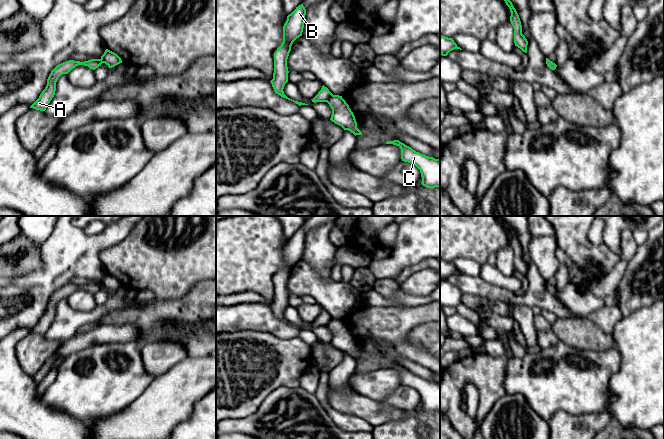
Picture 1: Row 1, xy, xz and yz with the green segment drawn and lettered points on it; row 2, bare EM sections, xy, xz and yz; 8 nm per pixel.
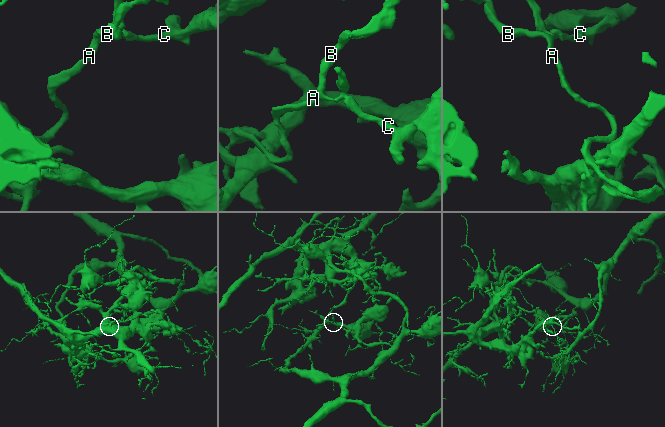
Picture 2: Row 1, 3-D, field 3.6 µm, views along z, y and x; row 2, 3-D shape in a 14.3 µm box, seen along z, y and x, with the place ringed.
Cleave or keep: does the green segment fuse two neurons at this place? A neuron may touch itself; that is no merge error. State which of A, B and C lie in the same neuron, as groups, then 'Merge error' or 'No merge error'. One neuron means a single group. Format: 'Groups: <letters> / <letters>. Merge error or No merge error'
Groups: A B / C. Merge error

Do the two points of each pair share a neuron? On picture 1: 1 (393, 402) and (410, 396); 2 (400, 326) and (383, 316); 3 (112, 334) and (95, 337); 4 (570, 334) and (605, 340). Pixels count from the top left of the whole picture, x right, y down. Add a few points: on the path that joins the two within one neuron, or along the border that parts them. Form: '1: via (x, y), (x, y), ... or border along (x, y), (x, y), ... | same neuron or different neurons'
1: via (397, 400), (406, 398) | same neuron
2: via (396, 324), (391, 324), (387, 320) | same neuron
3: via (108, 334), (99, 335) | same neuron
4: via (579, 334), (587, 335), (596, 340) | same neuron

